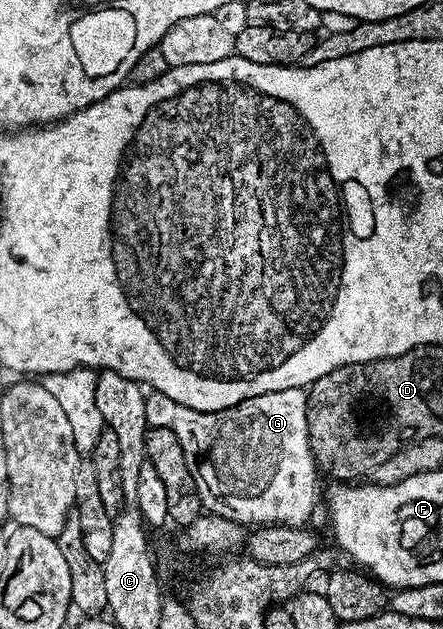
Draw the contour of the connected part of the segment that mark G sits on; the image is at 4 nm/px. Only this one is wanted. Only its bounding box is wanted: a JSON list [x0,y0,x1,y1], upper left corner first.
[145,388,319,526]

